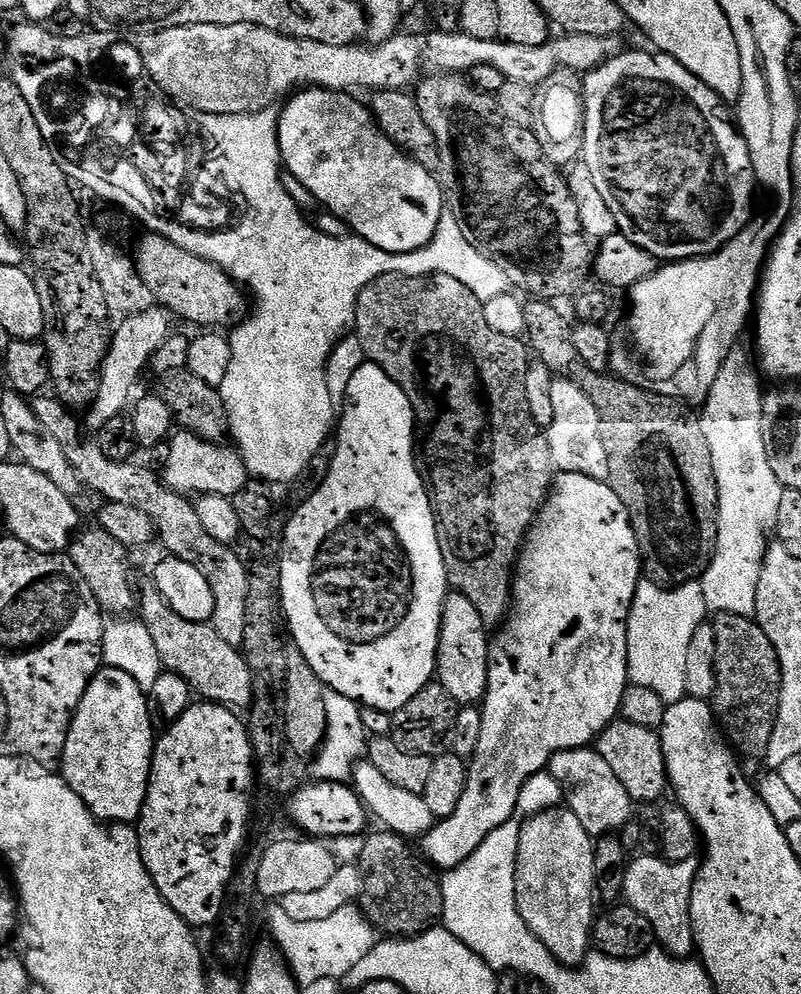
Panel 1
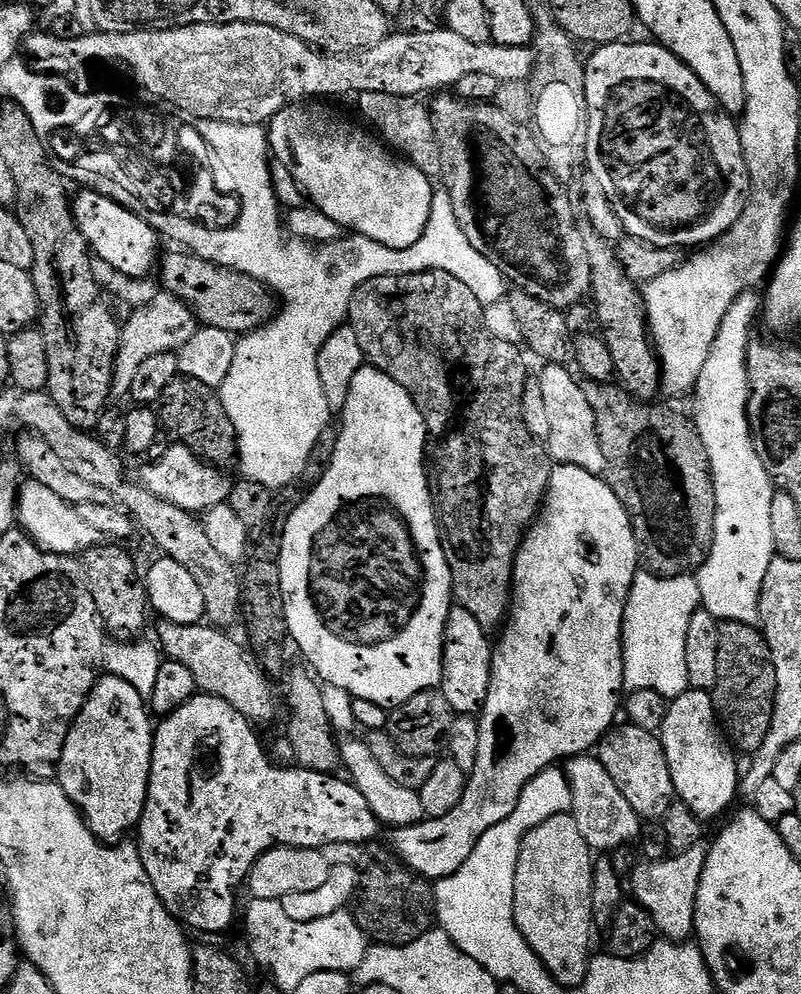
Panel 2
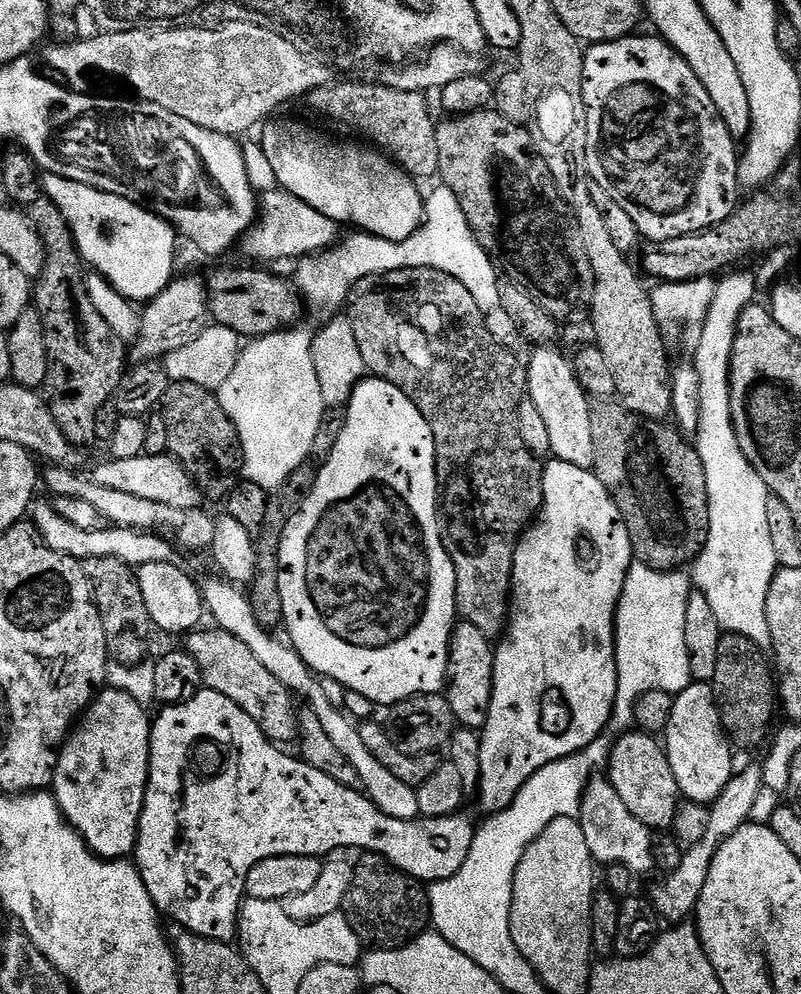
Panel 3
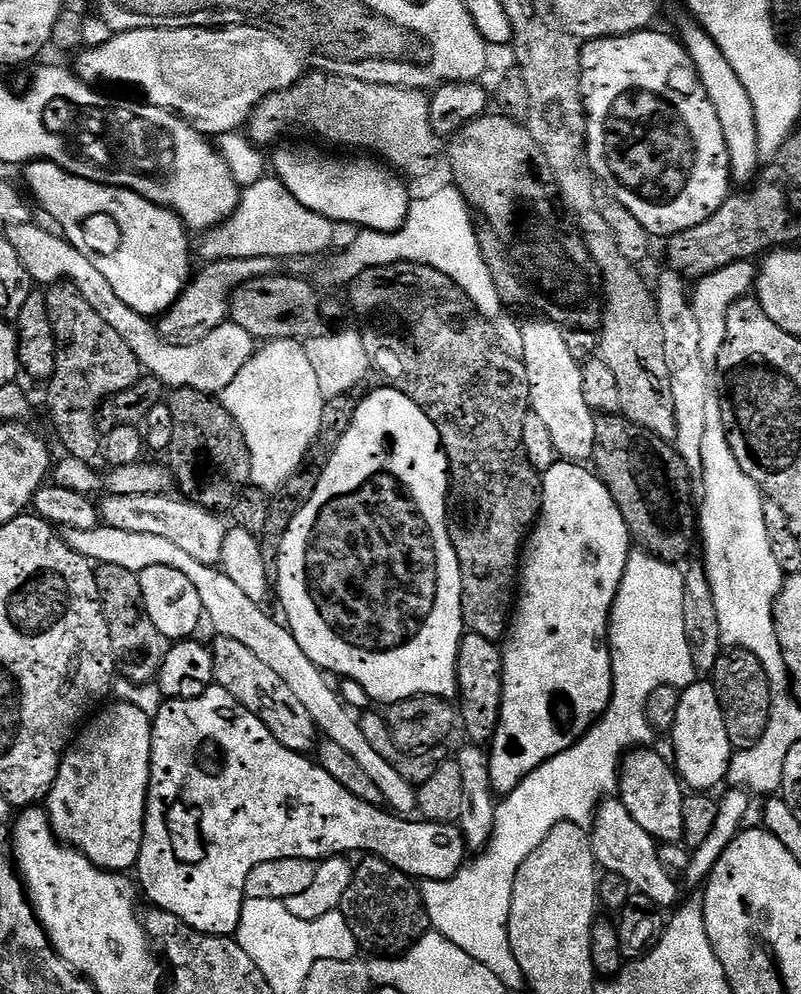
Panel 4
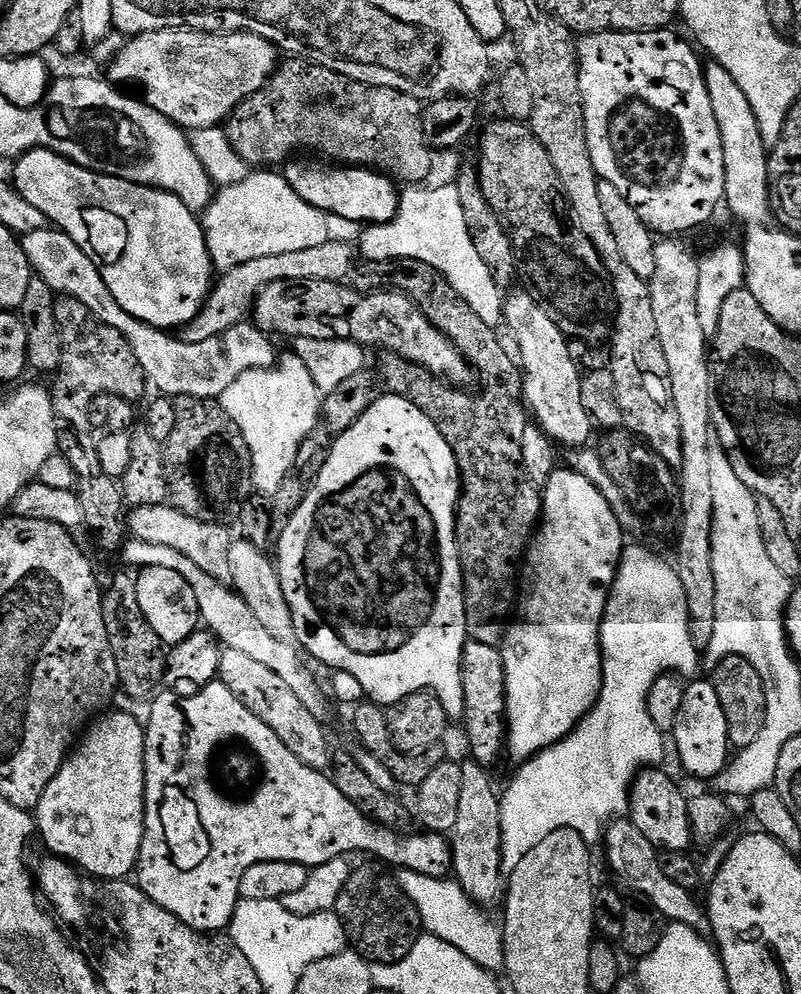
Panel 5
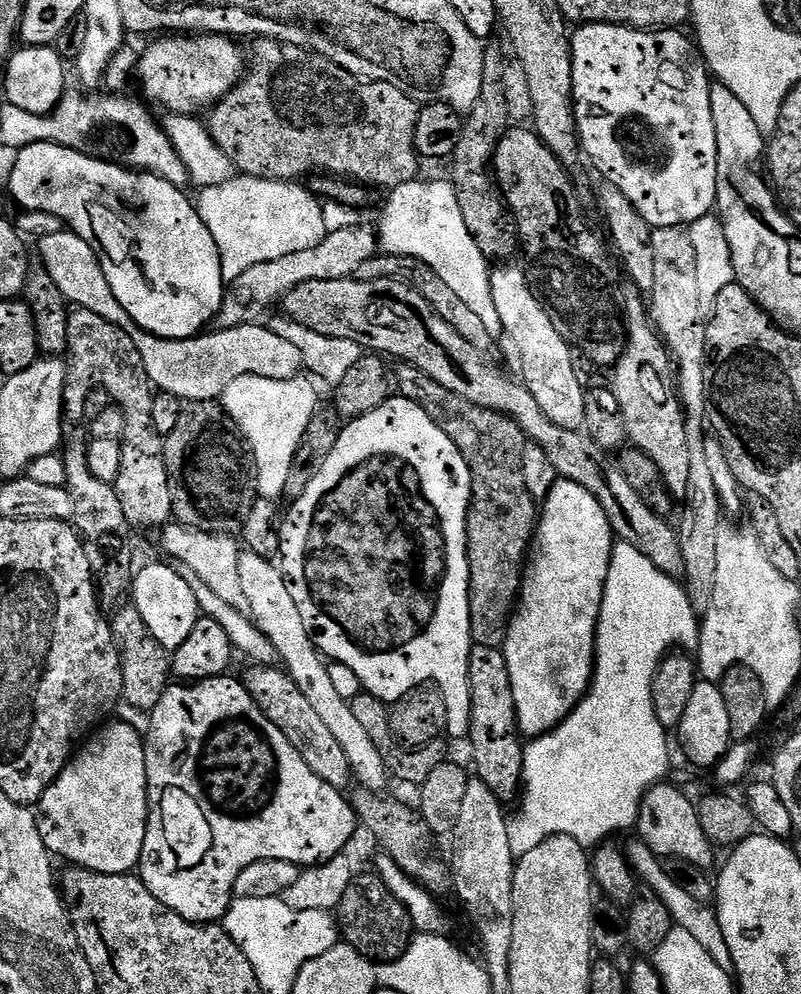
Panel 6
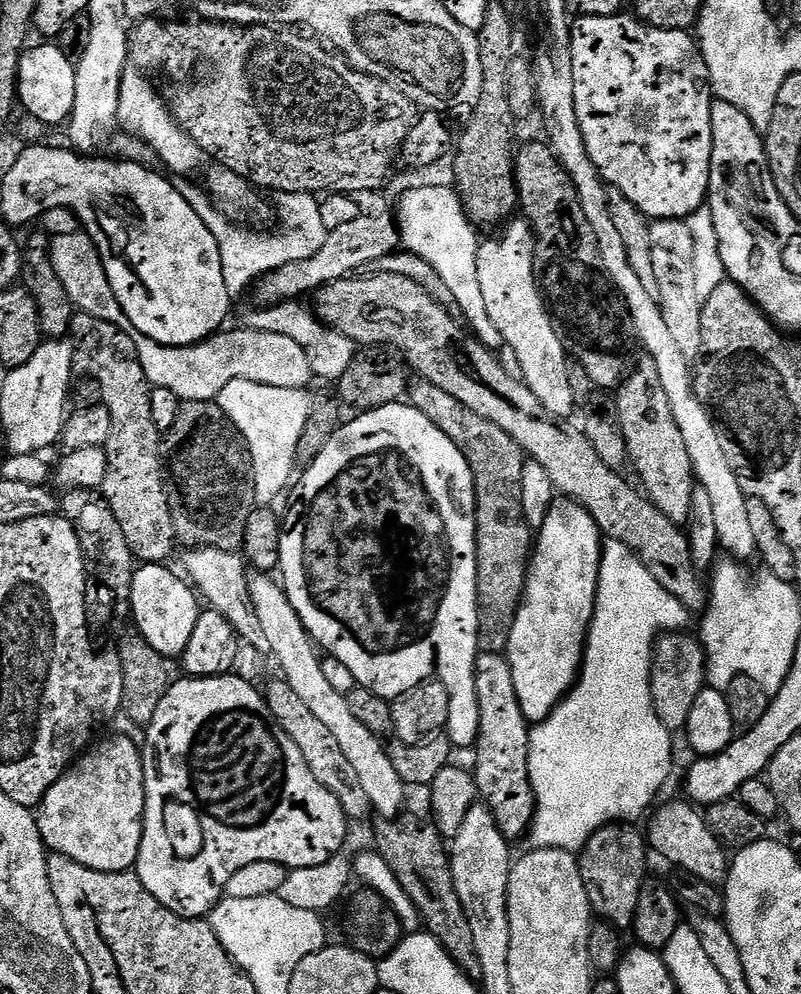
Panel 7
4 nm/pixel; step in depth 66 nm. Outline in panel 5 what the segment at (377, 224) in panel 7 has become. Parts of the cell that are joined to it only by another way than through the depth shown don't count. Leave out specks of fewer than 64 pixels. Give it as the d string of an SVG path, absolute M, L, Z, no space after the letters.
M327 240L322 246L310 246L310 250L294 250L290 254L270 254L266 258L254 258L254 262L242 262L229 272L220 272L213 283L200 313L179 329L179 339L193 344L206 342L221 336L226 330L245 323L256 303L257 294L274 281L343 281L357 263L358 256L348 242Z

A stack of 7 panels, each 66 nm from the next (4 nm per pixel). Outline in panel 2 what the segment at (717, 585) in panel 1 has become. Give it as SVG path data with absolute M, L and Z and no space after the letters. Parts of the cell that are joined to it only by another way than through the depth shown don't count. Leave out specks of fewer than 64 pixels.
M738 302L726 310L726 318L722 318L710 358L706 358L706 366L702 366L702 374L694 389L694 396L697 396L694 423L706 446L708 460L712 463L712 485L716 491L716 529L712 549L695 577L700 587L703 611L721 622L733 620L755 625L760 618L762 582L766 578L766 570L770 570L770 562L777 559L777 554L774 530L770 530L770 502L774 485L766 466L762 466L758 458L758 450L754 450L752 431L748 425L748 345L754 336L752 323L756 316L758 320L758 308L756 312L754 305L744 303Z

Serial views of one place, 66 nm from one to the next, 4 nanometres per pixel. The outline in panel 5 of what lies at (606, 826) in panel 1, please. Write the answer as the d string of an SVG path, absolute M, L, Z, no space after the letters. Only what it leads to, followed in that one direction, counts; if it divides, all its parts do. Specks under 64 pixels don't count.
M616 818L609 823L603 837L602 849L608 855L608 864L616 871L616 876L620 880L625 880L634 891L637 897L643 898L652 907L659 910L665 921L674 924L686 924L708 938L712 935L712 923L708 920L708 914L703 903L695 900L693 893L682 889L675 882L670 882L666 878L665 872L659 866L660 852L638 831L638 826L634 826L631 819Z

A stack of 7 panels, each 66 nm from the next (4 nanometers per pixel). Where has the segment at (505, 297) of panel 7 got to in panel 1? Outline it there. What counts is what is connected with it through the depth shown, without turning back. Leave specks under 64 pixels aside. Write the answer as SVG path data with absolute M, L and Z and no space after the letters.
M556 378L548 392L552 403L552 424L546 430L553 465L560 472L586 474L586 478L607 481L610 462L606 462L606 450L599 433L598 411L594 403L569 378Z

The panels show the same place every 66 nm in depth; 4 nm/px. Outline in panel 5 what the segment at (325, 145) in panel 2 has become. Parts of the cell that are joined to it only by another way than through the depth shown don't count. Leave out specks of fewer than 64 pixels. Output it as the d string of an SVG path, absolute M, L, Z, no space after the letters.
M304 158L285 163L282 174L286 182L290 182L294 194L310 202L310 206L328 213L329 216L350 219L360 226L387 224L395 220L396 212L400 208L401 193L396 192L397 185L389 177L370 168L337 166L316 158L300 159Z

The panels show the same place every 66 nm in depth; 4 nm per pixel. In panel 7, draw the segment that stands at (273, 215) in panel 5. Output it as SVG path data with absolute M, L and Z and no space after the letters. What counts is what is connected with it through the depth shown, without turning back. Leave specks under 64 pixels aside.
M185 187L183 194L218 242L218 250L222 254L222 278L226 278L226 290L234 298L240 298L247 288L249 291L267 272L276 271L290 262L305 260L322 250L329 234L322 222L321 201L311 192L282 192L275 197L274 208L285 228L281 236L251 236L247 227L237 226L224 215L203 187Z

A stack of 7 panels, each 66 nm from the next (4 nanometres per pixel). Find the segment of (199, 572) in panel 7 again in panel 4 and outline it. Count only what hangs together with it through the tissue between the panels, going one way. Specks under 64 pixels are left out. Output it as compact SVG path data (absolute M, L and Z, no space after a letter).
M127 494L125 497L105 495L103 499L99 501L98 507L101 521L107 527L127 530L129 534L154 534L166 538L169 542L175 542L186 554L191 554L196 561L219 565L222 545L226 543L229 530L229 525L224 524L223 515L172 494Z

